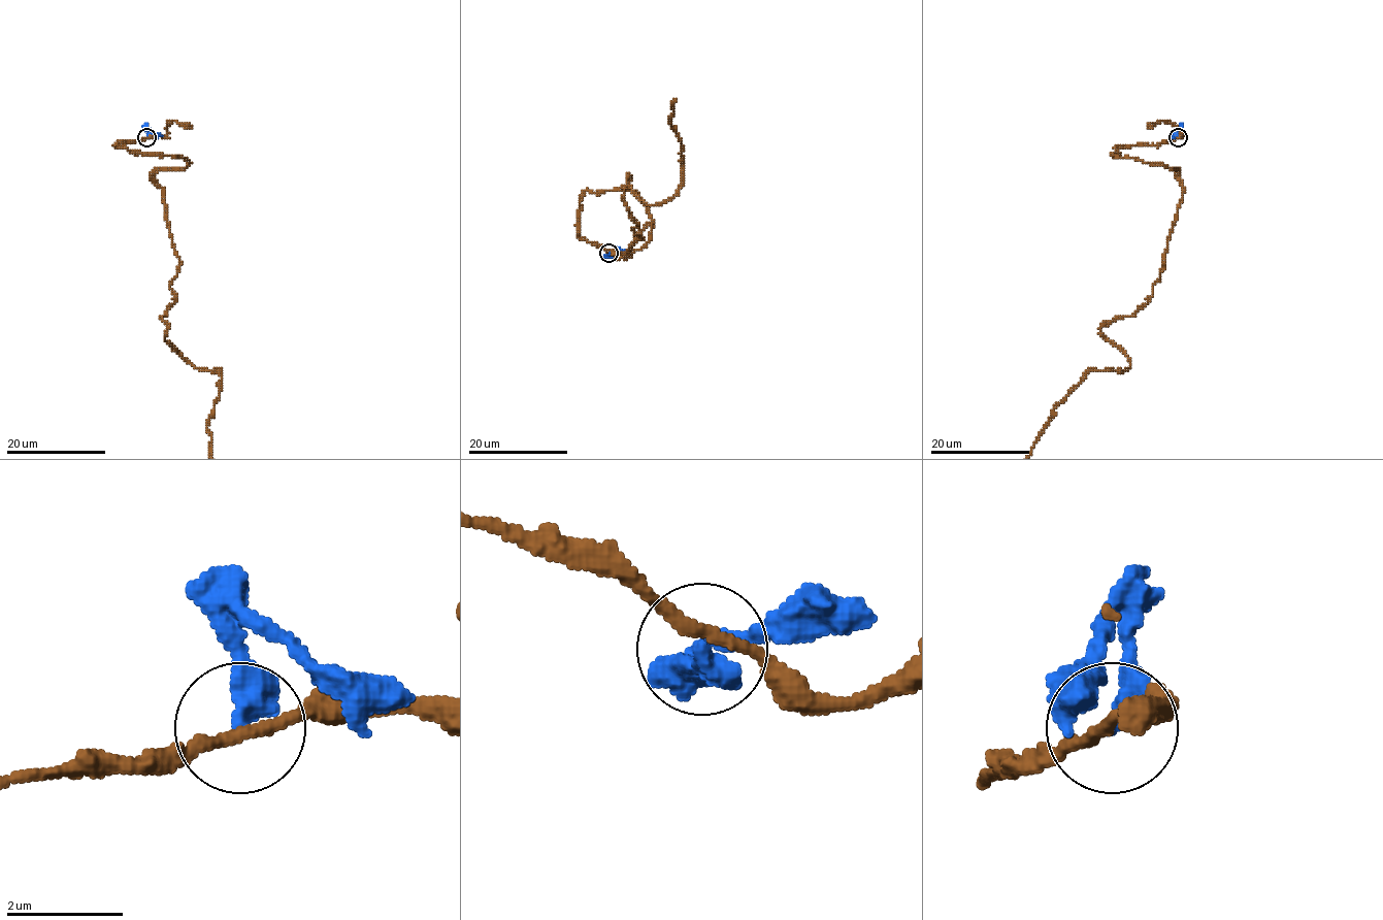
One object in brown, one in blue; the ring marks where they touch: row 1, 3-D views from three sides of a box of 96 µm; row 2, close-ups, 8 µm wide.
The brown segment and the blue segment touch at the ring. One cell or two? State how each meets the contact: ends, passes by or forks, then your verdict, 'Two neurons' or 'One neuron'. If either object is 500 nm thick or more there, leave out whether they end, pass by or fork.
At the ring brown passes by. At the ring blue ends. Two neurons

